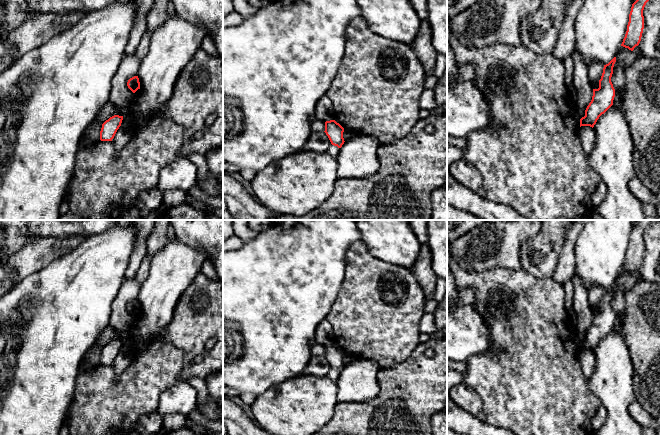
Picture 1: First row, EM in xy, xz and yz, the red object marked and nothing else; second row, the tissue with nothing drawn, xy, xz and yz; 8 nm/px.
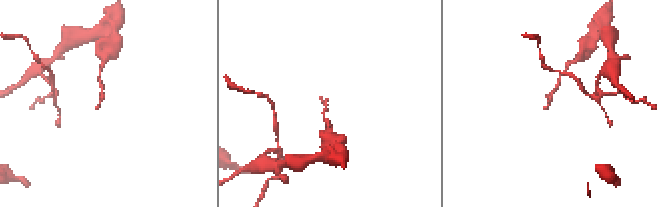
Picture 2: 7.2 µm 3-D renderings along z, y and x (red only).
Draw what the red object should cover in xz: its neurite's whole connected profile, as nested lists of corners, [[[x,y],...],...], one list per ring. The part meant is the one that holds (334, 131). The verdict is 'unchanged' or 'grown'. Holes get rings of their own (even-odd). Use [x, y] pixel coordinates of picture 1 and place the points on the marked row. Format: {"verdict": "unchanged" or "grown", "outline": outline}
{"verdict": "unchanged", "outline": [[[335,120],[325,122],[325,131],[332,145],[341,148],[344,144],[343,132],[344,128]]]}

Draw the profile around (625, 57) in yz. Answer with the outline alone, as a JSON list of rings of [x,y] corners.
[[[620,46],[620,49],[616,55],[616,62],[613,67],[613,74],[611,82],[615,89],[615,97],[613,105],[617,106],[621,110],[623,87],[625,84],[625,71],[629,65],[636,60],[636,55],[633,51]]]

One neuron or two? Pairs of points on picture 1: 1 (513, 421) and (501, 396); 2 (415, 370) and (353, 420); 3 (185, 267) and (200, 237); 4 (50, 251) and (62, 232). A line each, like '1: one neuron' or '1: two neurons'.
1: one neuron
2: one neuron
3: two neurons
4: two neurons

